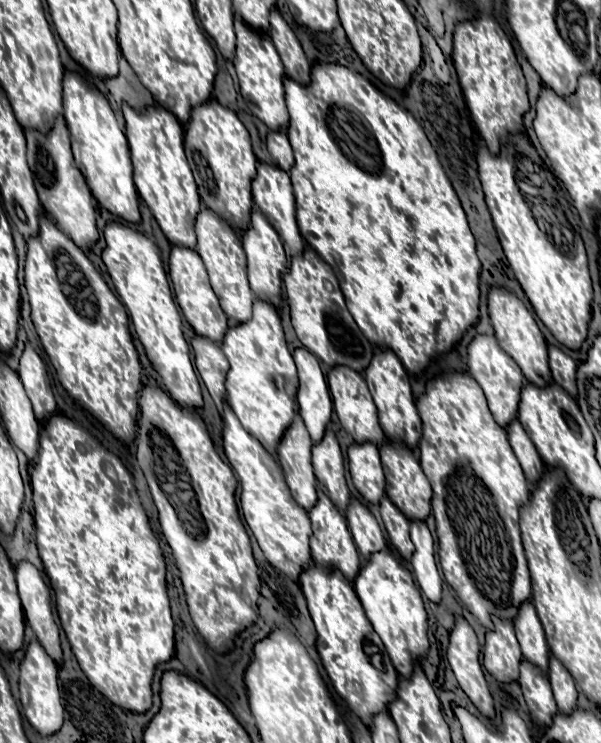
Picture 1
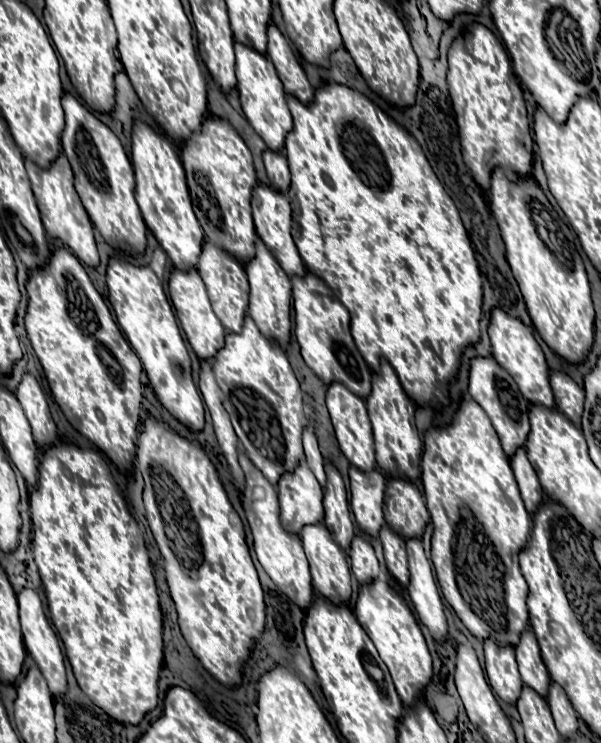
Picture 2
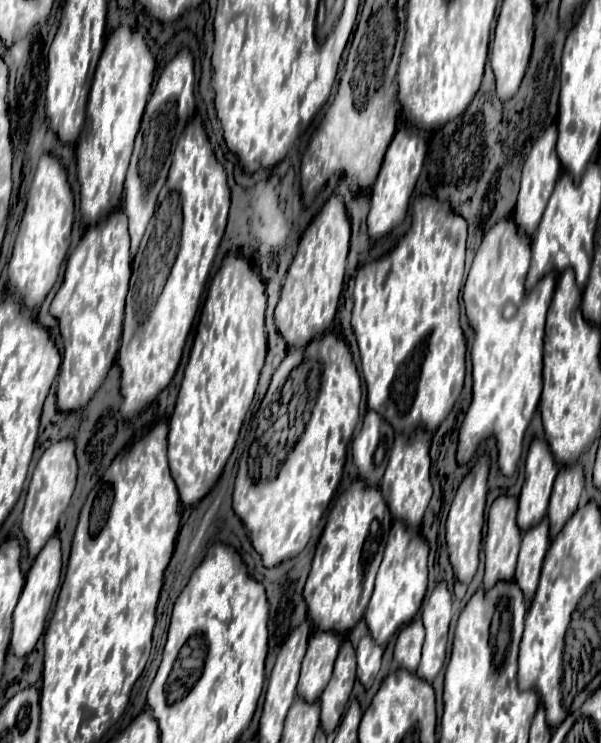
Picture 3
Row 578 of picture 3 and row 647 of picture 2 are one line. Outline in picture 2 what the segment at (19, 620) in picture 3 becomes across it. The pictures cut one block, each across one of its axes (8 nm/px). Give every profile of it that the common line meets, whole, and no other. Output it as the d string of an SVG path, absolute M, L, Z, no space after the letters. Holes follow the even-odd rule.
M24 588L22 592L17 593L17 601L19 606L19 619L22 622L22 634L24 634L24 644L28 654L34 658L36 666L40 668L42 676L46 676L46 682L50 684L50 692L54 692L54 698L62 698L66 692L66 670L64 670L64 656L60 652L58 646L58 638L44 614L40 596L34 590Z

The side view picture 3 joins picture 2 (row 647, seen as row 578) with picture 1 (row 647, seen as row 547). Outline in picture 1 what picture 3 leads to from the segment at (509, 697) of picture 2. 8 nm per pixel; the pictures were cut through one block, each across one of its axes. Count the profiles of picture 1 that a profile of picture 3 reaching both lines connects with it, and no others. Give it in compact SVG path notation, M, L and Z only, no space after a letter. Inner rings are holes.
M492 616L494 630L486 634L484 644L484 668L500 682L512 682L518 678L518 666L522 652L514 636L512 620Z

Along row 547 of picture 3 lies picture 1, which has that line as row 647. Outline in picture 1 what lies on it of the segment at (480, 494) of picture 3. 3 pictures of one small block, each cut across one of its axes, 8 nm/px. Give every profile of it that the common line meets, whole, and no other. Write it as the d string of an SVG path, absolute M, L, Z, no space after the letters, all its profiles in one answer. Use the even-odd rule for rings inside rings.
M456 616L454 628L450 632L448 662L460 682L460 688L468 694L474 706L488 718L494 716L492 696L480 666L480 644L476 632L466 622L464 616Z

